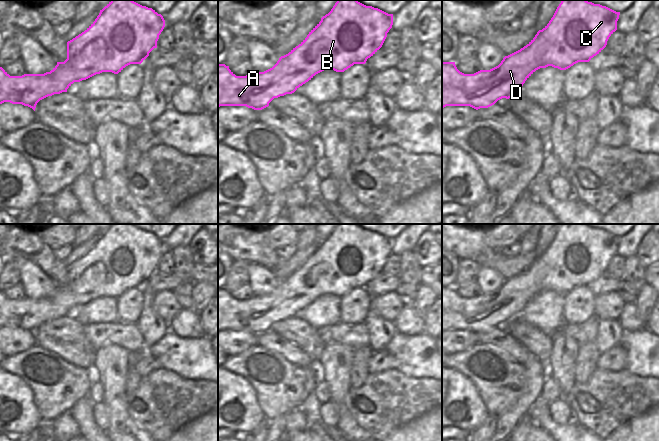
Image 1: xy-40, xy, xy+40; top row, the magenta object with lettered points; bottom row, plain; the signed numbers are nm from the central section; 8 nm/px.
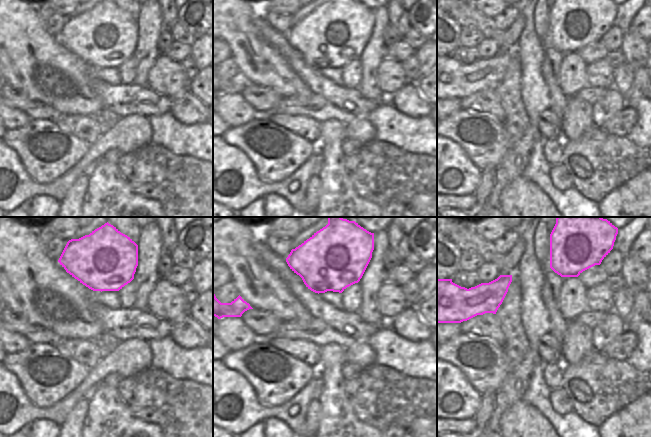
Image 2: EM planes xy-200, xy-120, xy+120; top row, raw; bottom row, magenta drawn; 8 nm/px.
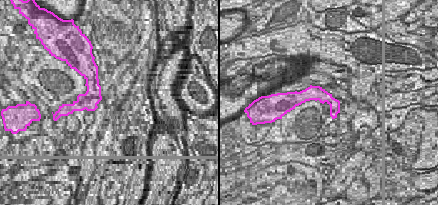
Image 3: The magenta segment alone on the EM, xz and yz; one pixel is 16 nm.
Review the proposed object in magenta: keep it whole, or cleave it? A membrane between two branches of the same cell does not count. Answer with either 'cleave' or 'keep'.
keep

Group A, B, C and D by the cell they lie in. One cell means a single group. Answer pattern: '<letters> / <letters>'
A B C D

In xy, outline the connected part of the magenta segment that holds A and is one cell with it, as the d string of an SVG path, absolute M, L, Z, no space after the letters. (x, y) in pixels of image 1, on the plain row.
M337 224L331 235L307 261L264 296L236 300L225 288L218 288L218 331L246 330L262 334L274 323L294 317L324 294L344 296L354 288L365 288L383 269L393 249L393 238L366 230L357 224Z

